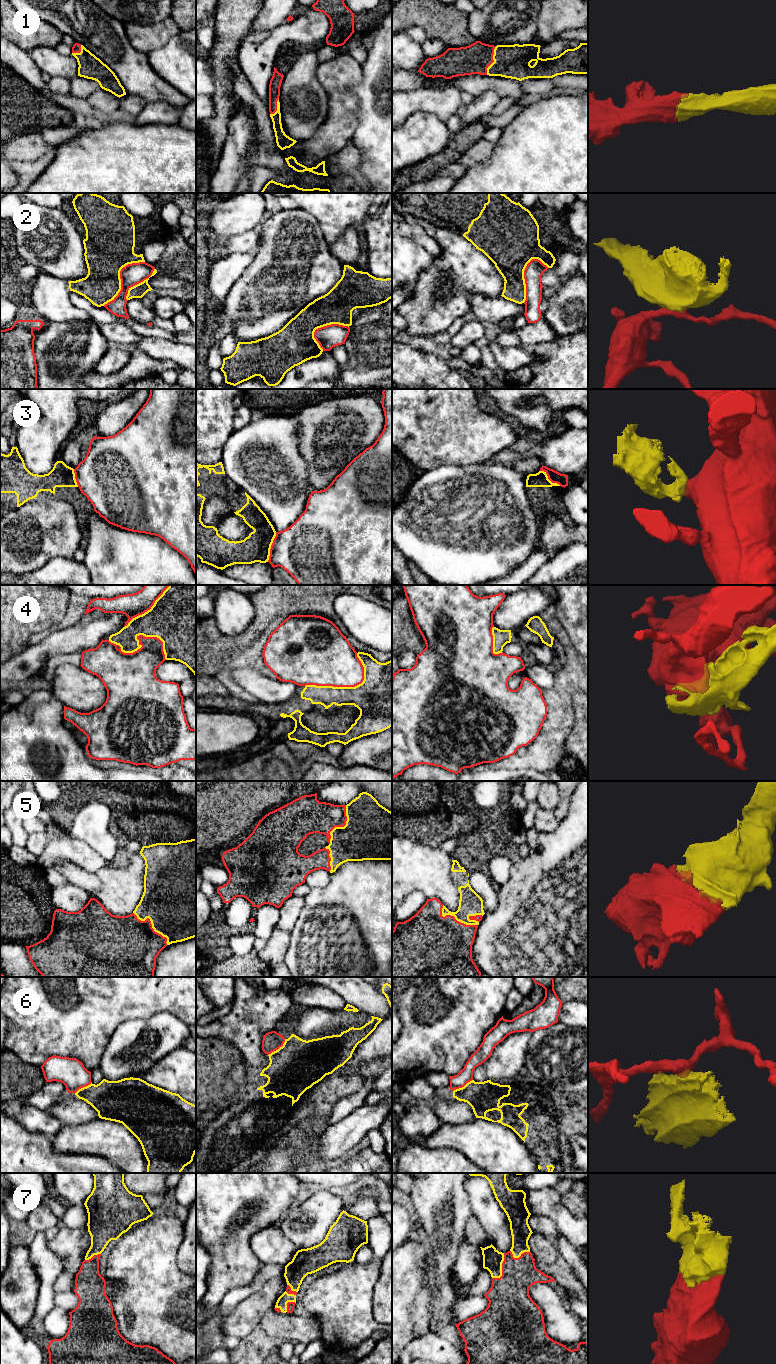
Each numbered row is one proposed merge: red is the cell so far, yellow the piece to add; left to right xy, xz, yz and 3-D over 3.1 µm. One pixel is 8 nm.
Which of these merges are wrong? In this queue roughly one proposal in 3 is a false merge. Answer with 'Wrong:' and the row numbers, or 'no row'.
Wrong: 2, 3, 4, 6

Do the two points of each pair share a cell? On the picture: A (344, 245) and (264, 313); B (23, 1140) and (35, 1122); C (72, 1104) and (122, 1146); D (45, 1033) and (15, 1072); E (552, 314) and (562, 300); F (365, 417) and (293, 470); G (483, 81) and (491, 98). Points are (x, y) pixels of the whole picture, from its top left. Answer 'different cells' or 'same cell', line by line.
A: different cells
B: different cells
C: different cells
D: different cells
E: same cell
F: different cells
G: different cells

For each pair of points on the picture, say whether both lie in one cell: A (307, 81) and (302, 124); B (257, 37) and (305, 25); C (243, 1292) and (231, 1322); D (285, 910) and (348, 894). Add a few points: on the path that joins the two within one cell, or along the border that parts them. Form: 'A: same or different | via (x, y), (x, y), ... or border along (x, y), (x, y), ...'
A: same | via (302, 92), (302, 113)
B: different | border along (272, 31), (262, 41), (249, 42), (246, 40)
C: different | border along (257, 1291), (243, 1299), (221, 1321)
D: different | border along (304, 897), (304, 905), (293, 928)

